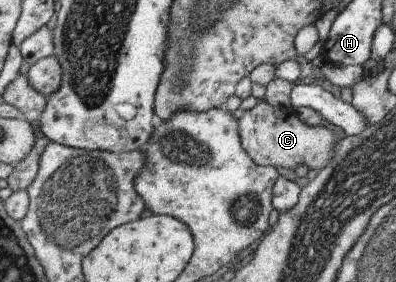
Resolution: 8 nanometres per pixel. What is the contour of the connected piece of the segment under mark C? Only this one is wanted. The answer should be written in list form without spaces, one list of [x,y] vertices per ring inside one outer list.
[[[264,101],[256,103],[252,109],[244,111],[239,119],[241,143],[258,166],[277,166],[294,169],[295,165],[303,163],[308,169],[317,170],[326,164],[333,154],[333,147],[339,140],[332,129],[309,127],[301,123],[292,110],[276,111]]]

